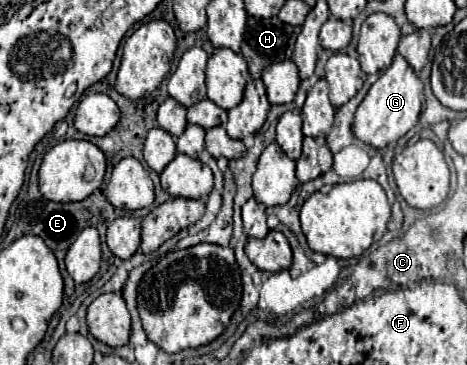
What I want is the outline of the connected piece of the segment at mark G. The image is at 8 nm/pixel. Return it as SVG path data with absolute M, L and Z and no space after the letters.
M397 53L393 57L393 63L371 85L363 103L355 111L355 137L359 137L359 141L375 149L381 149L389 143L397 143L399 137L403 137L411 127L417 125L423 103L425 103L423 81L413 71L413 67L405 61L405 57Z

